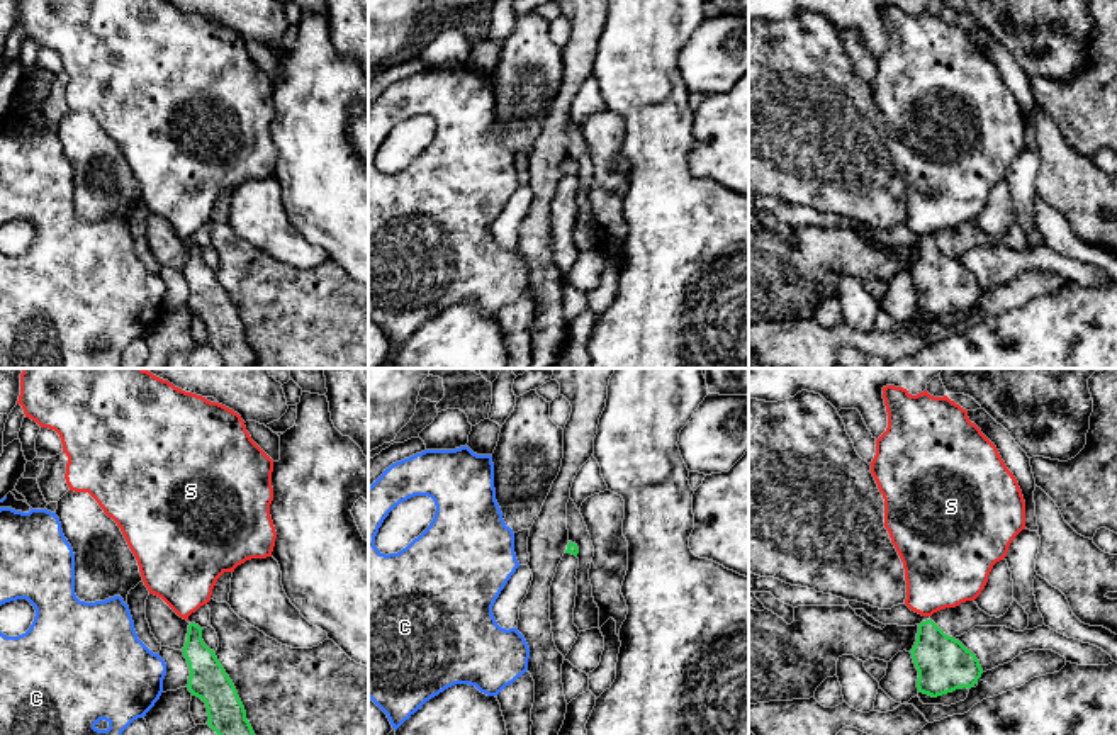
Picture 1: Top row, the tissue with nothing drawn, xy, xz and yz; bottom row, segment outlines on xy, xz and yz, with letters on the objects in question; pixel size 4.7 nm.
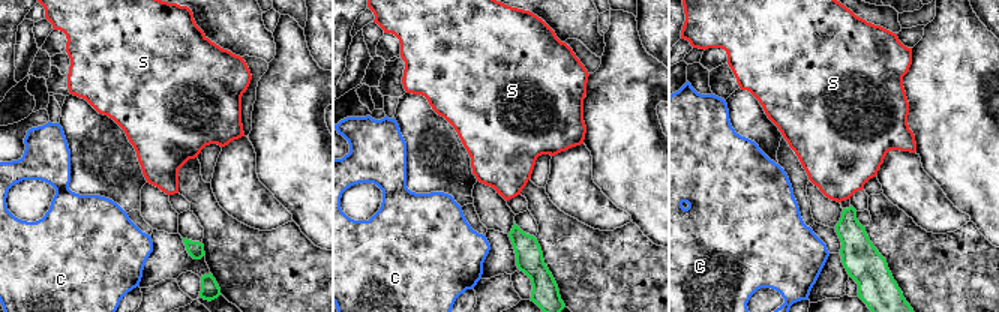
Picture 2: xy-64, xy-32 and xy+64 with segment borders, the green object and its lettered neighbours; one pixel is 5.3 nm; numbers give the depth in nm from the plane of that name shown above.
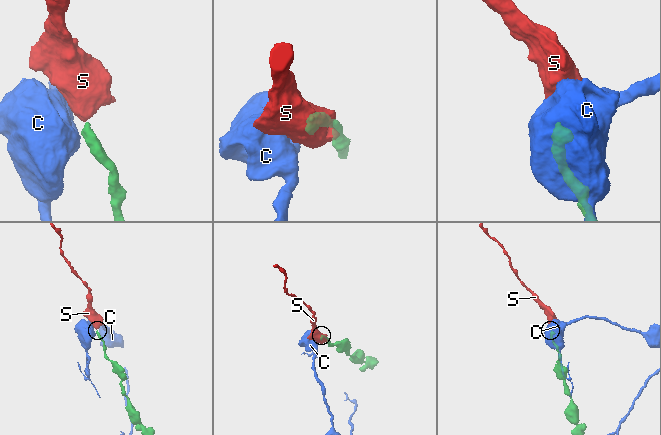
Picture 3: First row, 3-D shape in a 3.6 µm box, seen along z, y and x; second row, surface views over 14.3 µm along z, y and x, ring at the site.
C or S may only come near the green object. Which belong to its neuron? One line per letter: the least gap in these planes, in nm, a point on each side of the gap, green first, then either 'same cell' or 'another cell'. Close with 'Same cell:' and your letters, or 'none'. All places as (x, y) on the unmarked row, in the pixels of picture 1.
C: gap 100 nm; span xy (184, 275), (165, 284); another cell
S: gap 20 nm; span xy (190, 243), (187, 240); same cell
Same cell: S

